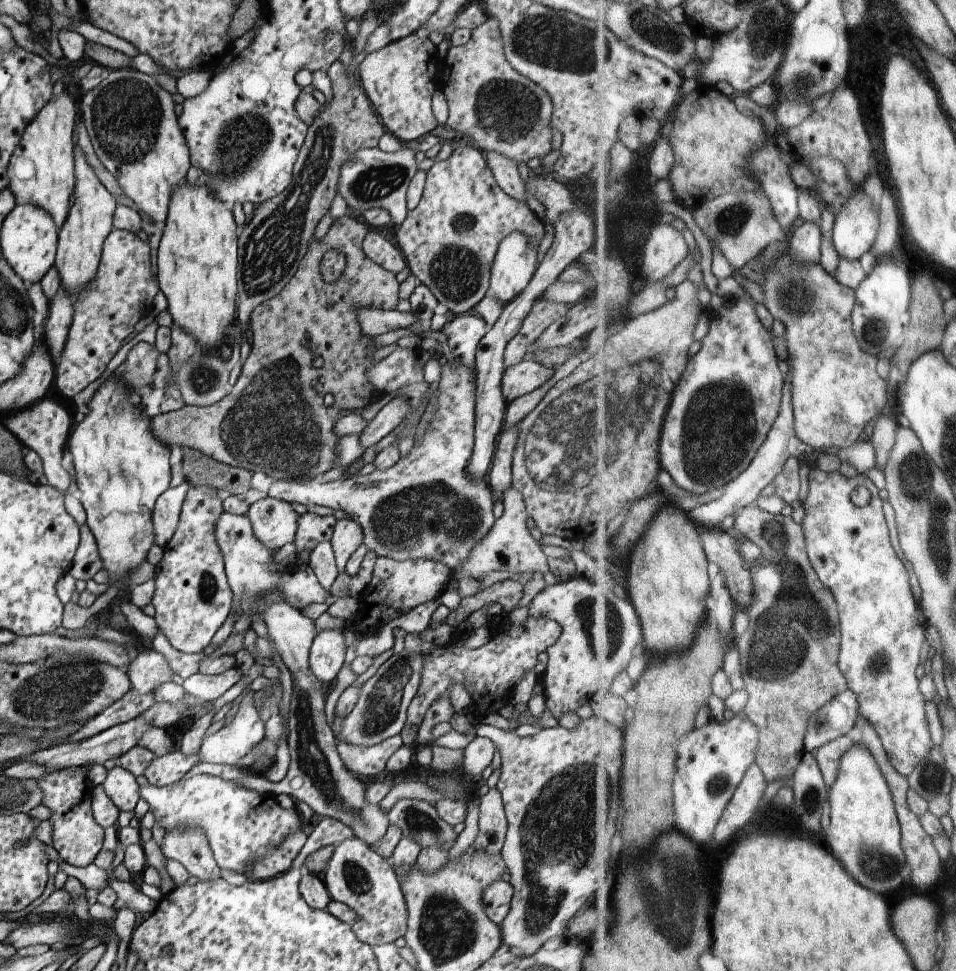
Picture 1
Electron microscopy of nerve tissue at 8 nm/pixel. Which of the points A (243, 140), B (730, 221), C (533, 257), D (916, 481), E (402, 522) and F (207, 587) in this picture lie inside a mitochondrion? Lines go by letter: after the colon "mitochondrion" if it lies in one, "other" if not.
A: mitochondrion
B: mitochondrion
C: other
D: mitochondrion
E: mitochondrion
F: mitochondrion

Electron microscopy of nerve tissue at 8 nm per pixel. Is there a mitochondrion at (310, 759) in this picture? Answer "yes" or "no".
yes

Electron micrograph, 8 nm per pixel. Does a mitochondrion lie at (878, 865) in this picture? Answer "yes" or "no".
yes

